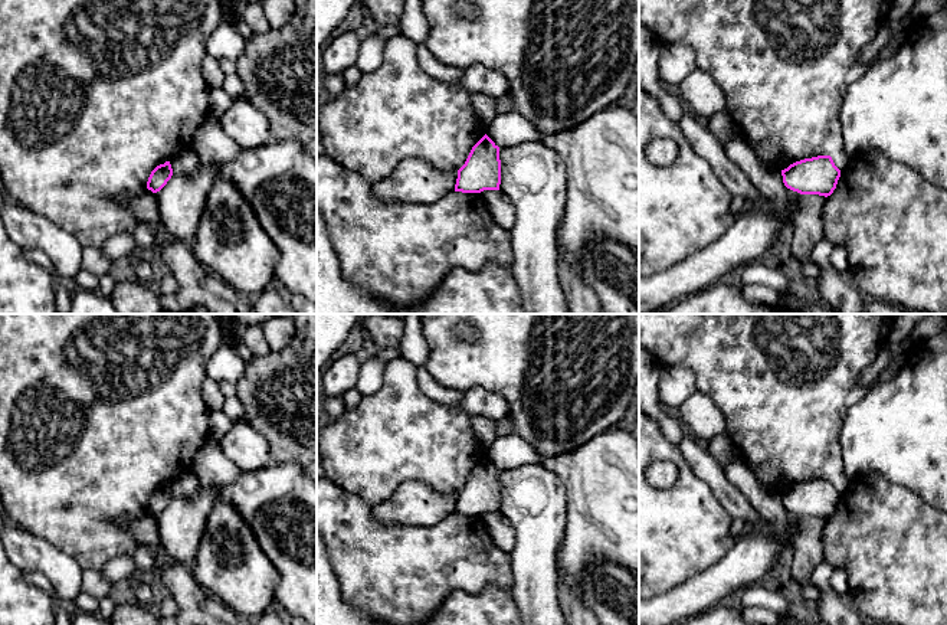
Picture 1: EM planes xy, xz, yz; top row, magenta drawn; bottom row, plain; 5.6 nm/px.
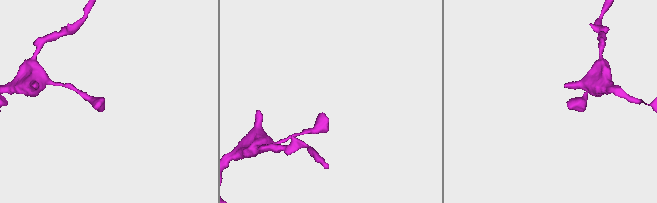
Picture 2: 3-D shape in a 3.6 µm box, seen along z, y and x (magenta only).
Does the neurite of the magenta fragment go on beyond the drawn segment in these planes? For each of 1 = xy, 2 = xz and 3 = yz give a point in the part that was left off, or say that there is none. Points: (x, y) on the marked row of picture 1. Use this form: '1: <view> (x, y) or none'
1: none
2: none
3: none

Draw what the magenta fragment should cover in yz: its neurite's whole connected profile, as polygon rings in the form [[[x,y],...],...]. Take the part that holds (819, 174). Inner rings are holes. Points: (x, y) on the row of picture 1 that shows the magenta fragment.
[[[817,156],[790,164],[781,176],[784,186],[793,192],[828,197],[836,189],[840,170],[830,156]]]

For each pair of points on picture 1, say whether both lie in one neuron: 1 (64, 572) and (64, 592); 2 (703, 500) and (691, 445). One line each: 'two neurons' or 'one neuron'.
1: one neuron
2: two neurons

